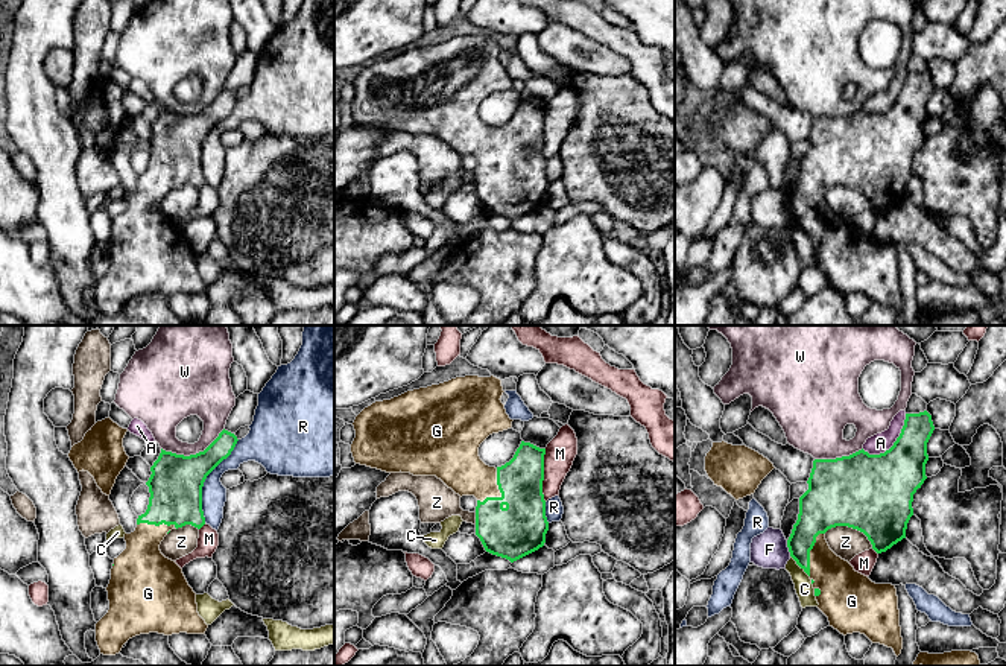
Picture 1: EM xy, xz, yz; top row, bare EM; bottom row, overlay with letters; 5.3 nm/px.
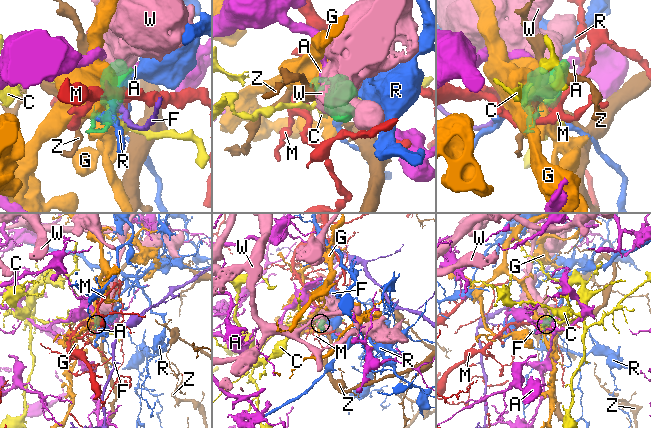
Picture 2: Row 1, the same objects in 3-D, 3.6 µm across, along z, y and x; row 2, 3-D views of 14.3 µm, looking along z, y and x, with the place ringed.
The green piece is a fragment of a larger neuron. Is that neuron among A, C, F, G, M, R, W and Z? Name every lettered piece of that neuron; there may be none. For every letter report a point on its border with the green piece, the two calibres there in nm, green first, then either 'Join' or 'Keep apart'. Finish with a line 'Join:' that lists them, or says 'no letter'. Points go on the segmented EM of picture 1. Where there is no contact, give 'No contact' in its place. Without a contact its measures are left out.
A: Touches green at yz (894, 444). Thickness 360 nm (green) against 100 nm. Keep apart
C: Touches green at yz (798, 564). Thickness 160 nm (green) against 100 nm. Keep apart
F: Touches green at yz (787, 546). Thickness 220 nm (green) against 190 nm. Keep apart
G: Touches green at xz (500, 491). Thickness 280 nm (green) against 240 nm. Join
M: Touches green at xz (543, 475). Thickness 240 nm (green) against 160 nm. Keep apart
R: Touches green at xy (204, 481). Thickness 280 nm (green) against 130 nm. Keep apart
W: Touches green at xy (193, 455). Thickness 280 nm (green) against 170 nm. Keep apart
Z: Touches green at yz (851, 526). Thickness 420 nm (green) against 160 nm. Keep apart
Join: G

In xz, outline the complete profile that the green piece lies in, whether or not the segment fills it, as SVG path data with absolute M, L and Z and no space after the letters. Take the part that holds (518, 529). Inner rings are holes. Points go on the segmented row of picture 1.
M465 376L375 401L353 423L356 438L351 453L356 464L386 473L436 476L460 497L474 496L476 535L486 552L514 563L546 543L549 531L543 494L546 449L521 441L514 458L497 468L480 459L480 444L489 435L512 427L514 420L500 400L503 392L501 380L494 376Z

